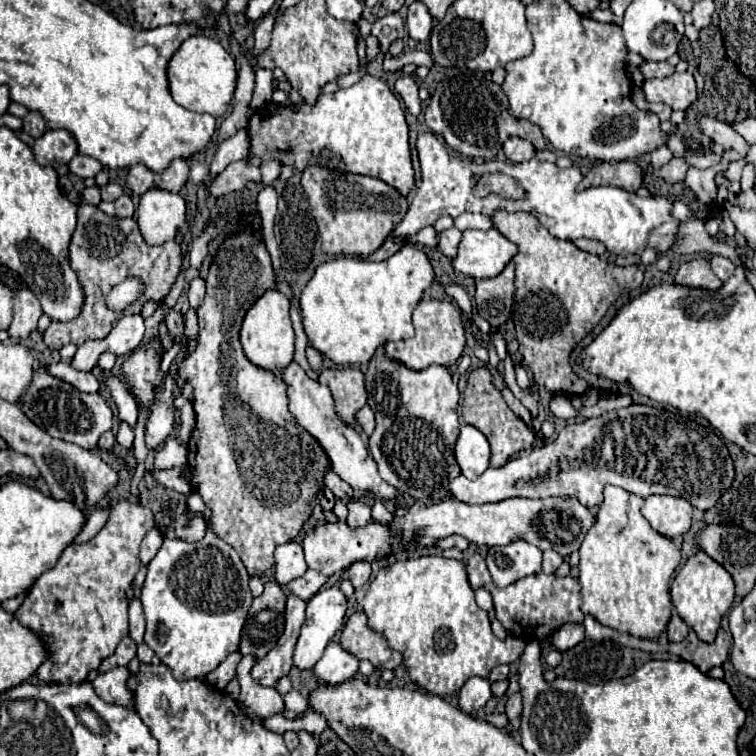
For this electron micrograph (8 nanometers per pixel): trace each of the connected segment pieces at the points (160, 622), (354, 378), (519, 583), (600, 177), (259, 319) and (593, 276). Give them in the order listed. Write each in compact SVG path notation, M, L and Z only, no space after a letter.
M159 525L159 533L163 535L163 545L147 565L147 579L141 589L141 603L147 623L145 643L155 651L161 663L171 669L175 679L203 679L239 647L241 629L253 601L253 595L249 591L251 577L237 551L229 543L219 539L211 527L207 527L205 537L197 543L169 539L165 525Z
M341 367L341 369L325 369L319 373L319 383L327 385L335 399L335 411L345 419L345 423L353 425L355 413L367 403L365 379L361 369L357 367Z
M473 553L469 561L465 563L465 571L469 577L471 589L487 589L493 597L497 619L503 623L505 631L511 637L517 637L521 641L543 641L549 639L561 625L565 623L583 623L585 615L581 611L581 585L571 575L557 577L555 573L545 575L543 571L517 579L513 585L505 589L493 587L493 581L489 577L485 559L479 553Z
M633 161L619 163L601 163L593 167L581 181L581 187L599 187L613 185L625 191L637 191L643 183L643 171Z
M269 289L257 303L247 311L241 327L241 345L247 355L247 359L267 371L281 373L291 361L295 353L295 333L291 327L291 317L289 317L289 299L277 291Z
M497 211L493 223L519 247L513 259L517 265L513 323L521 343L521 365L531 371L535 383L543 385L549 393L583 397L591 389L591 383L573 373L569 355L605 317L619 295L643 283L643 273L637 265L617 267L597 255L577 249L571 241L553 237L531 213Z

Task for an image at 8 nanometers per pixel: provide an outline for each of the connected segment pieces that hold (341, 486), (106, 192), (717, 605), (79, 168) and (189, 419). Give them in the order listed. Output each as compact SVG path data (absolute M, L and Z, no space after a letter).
M329 471L329 473L325 475L323 483L333 491L333 495L335 495L337 499L341 499L341 501L353 499L353 489L351 489L335 471Z
M107 183L107 185L99 187L99 191L101 191L103 201L115 201L117 197L123 195L123 189L119 185L115 185L115 183Z
M697 551L689 561L679 569L671 583L671 603L675 605L679 617L697 633L705 643L713 643L715 633L721 625L721 617L729 611L735 597L735 583L731 575L709 555Z
M75 155L69 161L69 171L81 179L95 177L101 171L101 163L97 163L97 159L89 159L87 155Z
M177 397L175 399L175 405L177 405L177 409L181 411L181 429L179 429L179 443L183 443L183 445L187 445L187 441L189 441L189 435L191 435L191 431L193 431L193 427L195 427L195 415L193 415L193 407L191 407L191 403L189 401L185 401L183 397Z

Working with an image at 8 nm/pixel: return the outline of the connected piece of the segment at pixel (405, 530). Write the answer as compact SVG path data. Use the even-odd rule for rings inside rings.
M547 497L547 499L505 499L499 503L467 505L457 499L445 499L435 505L415 503L413 507L399 507L391 525L369 521L365 527L351 529L347 523L325 523L307 533L303 547L307 567L323 575L333 575L355 561L373 561L379 555L391 551L415 551L415 539L421 539L425 547L431 547L437 539L453 533L467 537L475 545L505 545L515 539L525 539L537 545L541 551L553 549L567 557L579 549L583 537L593 527L595 515L571 497ZM423 529L423 533L421 533ZM407 547L407 549L405 549Z

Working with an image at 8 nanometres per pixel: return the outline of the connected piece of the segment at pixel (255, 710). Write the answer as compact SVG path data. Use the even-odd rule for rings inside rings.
M243 657L239 661L237 679L241 683L241 695L239 695L237 703L239 703L239 709L247 717L251 717L253 721L263 721L263 715L277 715L277 713L285 711L285 703L277 689L263 687L249 675L255 661L257 659L249 659L249 657Z

